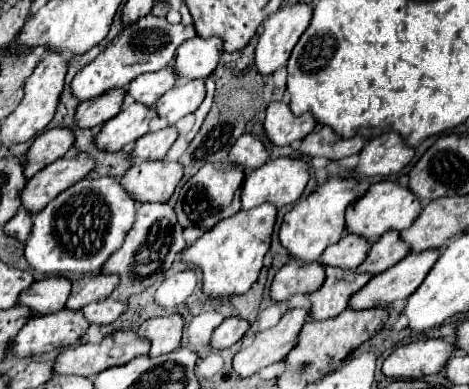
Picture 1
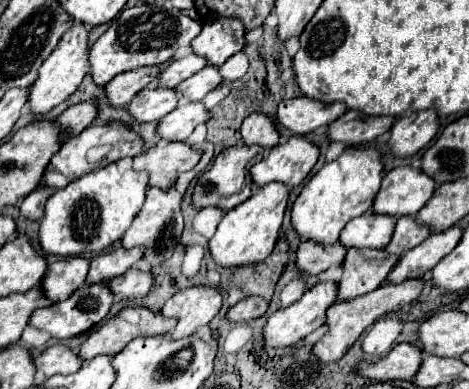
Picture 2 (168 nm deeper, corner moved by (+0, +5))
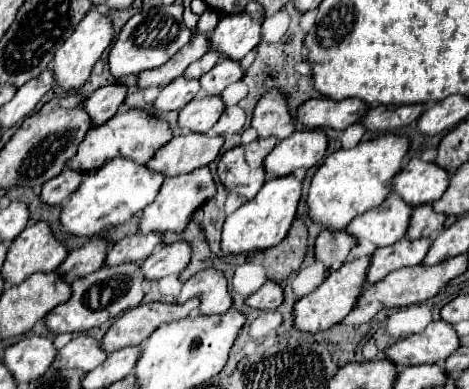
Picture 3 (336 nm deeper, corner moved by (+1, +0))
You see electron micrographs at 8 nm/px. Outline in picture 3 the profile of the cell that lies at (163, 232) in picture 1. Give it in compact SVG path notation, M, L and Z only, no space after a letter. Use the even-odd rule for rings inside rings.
M209 167L195 169L189 175L165 179L155 201L151 205L147 205L143 209L143 213L139 215L139 233L159 233L159 235L175 233L175 235L179 235L187 227L187 223L191 221L193 211L213 195L215 195L215 183L213 183L213 177L209 173Z

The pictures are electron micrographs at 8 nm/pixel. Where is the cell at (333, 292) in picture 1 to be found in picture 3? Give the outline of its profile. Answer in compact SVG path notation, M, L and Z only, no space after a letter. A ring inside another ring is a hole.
M401 239L389 247L375 249L375 253L371 253L371 265L367 269L367 285L375 285L391 271L419 265L427 249L429 249L429 239L419 239L419 241Z

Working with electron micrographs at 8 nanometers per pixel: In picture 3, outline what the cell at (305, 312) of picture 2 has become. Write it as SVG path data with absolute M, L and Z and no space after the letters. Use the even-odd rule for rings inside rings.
M361 257L357 261L349 261L341 265L337 271L331 271L327 279L307 297L299 299L293 307L293 327L301 333L319 333L337 325L353 307L361 293L361 285L365 283L365 271L369 267L369 257Z

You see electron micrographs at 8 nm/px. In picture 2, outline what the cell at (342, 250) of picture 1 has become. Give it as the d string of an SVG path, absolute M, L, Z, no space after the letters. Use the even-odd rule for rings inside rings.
M366 212L362 216L352 218L344 232L340 234L340 242L346 248L386 248L396 226L396 216L372 214Z

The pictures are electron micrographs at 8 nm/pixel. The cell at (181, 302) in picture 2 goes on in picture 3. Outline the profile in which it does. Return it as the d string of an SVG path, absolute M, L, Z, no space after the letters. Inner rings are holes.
M205 269L195 273L181 289L175 305L199 297L199 315L225 313L231 307L231 295L227 293L227 279L221 271Z

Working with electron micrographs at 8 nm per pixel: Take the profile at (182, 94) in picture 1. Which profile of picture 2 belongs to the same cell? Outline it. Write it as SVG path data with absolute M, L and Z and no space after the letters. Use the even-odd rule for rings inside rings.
M208 64L204 66L200 72L196 72L194 76L190 76L188 80L184 80L184 84L180 84L176 90L182 92L182 96L190 102L198 102L202 100L210 90L214 90L216 86L220 86L222 76L218 72L218 66Z

